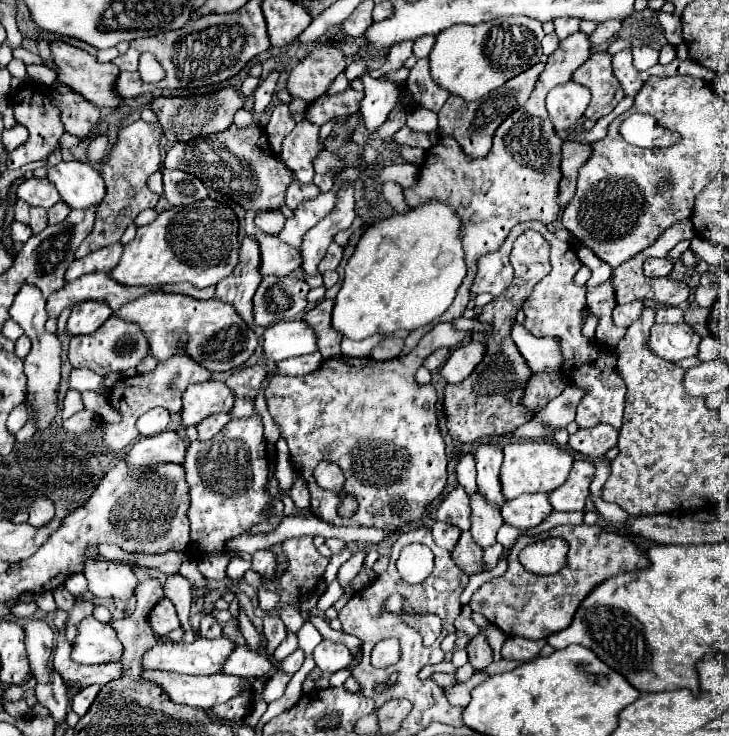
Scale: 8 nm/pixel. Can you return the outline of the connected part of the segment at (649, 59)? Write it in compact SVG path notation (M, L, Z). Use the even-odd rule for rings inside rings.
M635 47L633 49L633 65L639 71L645 71L645 69L657 65L657 57L659 57L659 51L655 51L651 47Z

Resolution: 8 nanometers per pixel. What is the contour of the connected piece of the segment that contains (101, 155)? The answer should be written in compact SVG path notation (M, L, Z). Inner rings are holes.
M105 135L96 136L87 147L87 159L91 163L101 163L106 157L107 145L108 139Z

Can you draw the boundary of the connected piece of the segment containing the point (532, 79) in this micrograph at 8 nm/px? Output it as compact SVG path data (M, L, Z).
M543 63L533 65L531 69L523 71L521 75L513 77L511 81L507 81L503 87L499 87L499 89L491 91L489 95L481 97L479 101L463 101L461 97L451 95L439 111L439 131L443 135L455 137L455 141L459 143L463 153L469 155L471 159L485 157L491 151L495 129L505 121L505 117L509 117L513 111L517 111L519 107L523 107L527 103L527 99L529 99L531 91L535 89L537 77L541 75L543 67L545 67Z

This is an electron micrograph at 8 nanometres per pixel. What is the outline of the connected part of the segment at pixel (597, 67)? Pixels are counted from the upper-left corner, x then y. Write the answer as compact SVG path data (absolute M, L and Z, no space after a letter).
M605 51L593 53L573 73L573 81L591 91L591 103L585 111L587 119L601 119L603 115L611 113L623 99L623 89L611 69L611 55Z

